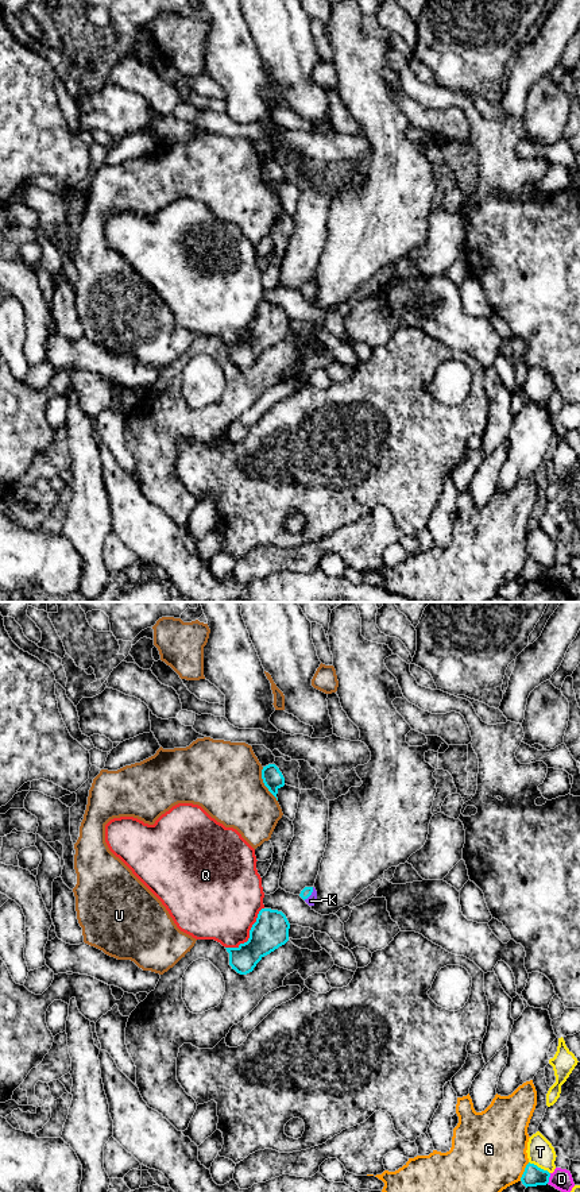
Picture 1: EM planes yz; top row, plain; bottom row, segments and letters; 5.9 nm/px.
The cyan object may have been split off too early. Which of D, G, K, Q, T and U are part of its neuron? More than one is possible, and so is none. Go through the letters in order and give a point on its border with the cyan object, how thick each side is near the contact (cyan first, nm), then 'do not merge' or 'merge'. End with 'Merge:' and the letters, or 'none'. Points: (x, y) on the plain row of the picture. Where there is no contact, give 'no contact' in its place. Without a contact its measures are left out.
D: contact yz (548, 574); calibres 120 and 130 nm; do not merge
G: contact yz (524, 567); calibres 120 and 440 nm; do not merge
K: contact yz (310, 289); calibres 60 and 60 nm; merge
Q: contact yz (250, 330); calibres 200 and 440 nm; do not merge
T: contact yz (540, 563); calibres 120 and 160 nm; do not merge
U: contact yz (265, 180); calibres 120 and 440 nm; do not merge
Merge: K

